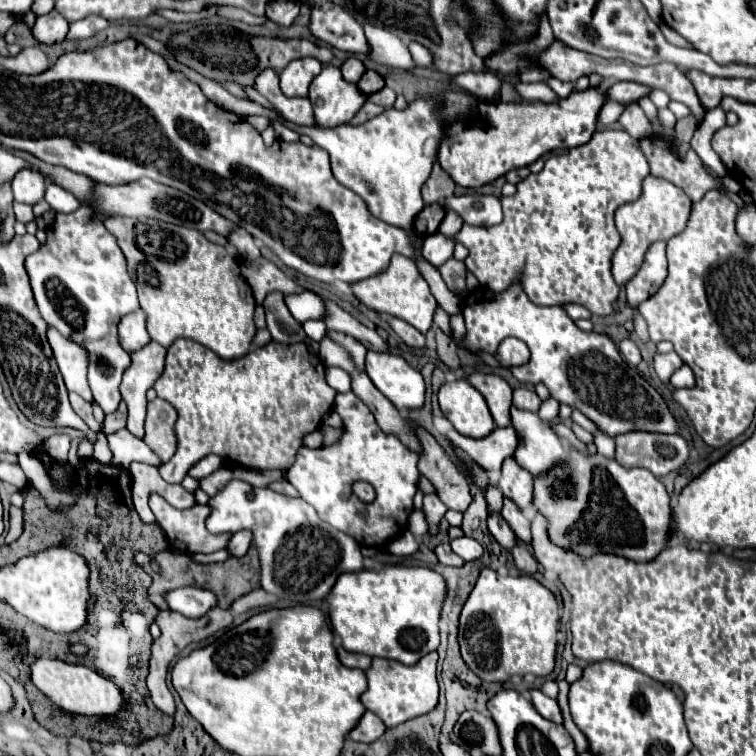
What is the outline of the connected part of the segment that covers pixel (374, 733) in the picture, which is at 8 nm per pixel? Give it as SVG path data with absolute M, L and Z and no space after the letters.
M365 712L363 718L359 720L359 724L349 732L349 738L355 742L373 742L377 738L381 738L385 734L387 726L383 724L383 720L379 716L375 716L373 712Z

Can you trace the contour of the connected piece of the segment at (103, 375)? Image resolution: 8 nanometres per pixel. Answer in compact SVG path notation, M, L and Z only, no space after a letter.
M79 206L71 214L57 214L53 228L47 228L47 242L25 260L25 268L31 280L31 288L35 294L35 302L43 320L57 328L63 336L83 344L89 352L89 388L93 392L93 400L103 408L105 414L115 412L121 402L119 384L125 368L131 364L129 354L119 346L117 340L117 324L125 314L139 310L137 288L127 272L127 260L111 232L103 226L101 218L87 206Z

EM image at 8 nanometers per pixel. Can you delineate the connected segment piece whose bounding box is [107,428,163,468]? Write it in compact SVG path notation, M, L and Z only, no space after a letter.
M127 428L107 436L107 442L109 442L113 466L129 468L131 462L143 462L143 464L159 468L163 464L159 456L155 456L155 452L151 452L151 448L147 448L147 444L141 438L133 436Z

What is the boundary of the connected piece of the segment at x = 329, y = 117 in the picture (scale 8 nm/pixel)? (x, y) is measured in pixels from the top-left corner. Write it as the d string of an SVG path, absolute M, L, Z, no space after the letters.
M325 66L309 86L309 100L315 110L315 126L335 128L351 122L367 96L355 84L345 82L339 68Z

